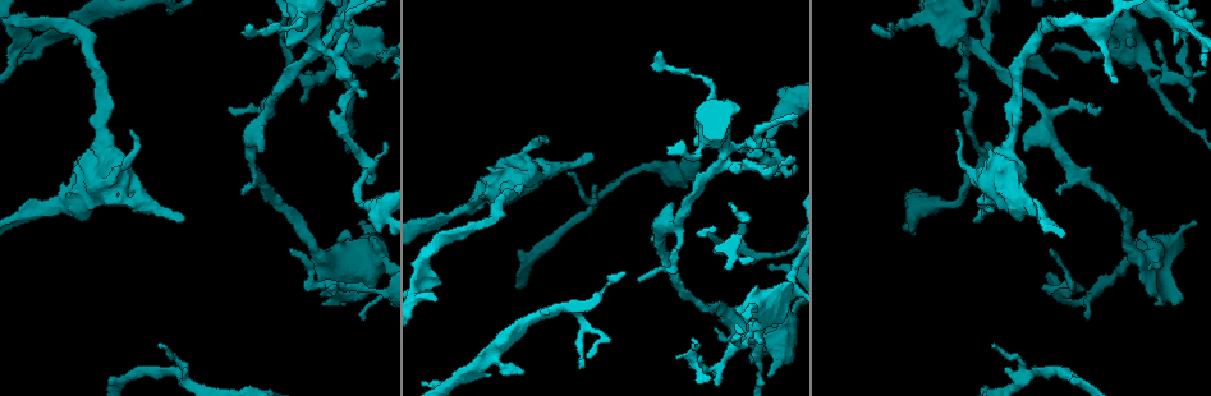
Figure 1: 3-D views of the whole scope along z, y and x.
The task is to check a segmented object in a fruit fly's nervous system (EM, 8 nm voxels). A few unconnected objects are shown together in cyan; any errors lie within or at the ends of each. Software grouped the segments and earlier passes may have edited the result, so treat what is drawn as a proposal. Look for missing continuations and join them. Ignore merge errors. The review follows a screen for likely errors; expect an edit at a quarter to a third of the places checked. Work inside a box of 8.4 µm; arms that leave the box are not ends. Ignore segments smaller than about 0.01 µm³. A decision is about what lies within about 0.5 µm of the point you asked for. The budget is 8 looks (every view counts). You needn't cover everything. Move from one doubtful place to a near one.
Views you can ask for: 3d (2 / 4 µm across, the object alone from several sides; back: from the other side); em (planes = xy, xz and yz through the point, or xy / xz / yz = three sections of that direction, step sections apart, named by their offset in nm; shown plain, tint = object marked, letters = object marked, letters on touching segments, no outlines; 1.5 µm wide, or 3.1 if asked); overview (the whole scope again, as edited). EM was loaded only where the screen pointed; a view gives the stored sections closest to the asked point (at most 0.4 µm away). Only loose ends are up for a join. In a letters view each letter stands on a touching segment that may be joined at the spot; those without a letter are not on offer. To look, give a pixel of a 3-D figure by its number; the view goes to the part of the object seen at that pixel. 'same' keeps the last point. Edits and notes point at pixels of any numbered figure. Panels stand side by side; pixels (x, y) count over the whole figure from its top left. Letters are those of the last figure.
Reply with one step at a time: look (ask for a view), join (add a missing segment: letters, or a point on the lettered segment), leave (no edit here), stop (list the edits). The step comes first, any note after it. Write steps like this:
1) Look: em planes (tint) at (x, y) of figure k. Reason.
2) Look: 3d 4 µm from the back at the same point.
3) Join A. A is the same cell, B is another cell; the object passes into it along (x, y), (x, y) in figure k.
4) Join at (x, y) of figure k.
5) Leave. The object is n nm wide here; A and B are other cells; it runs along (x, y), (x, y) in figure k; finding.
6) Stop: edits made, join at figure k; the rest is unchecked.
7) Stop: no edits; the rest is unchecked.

Look: 3d 2 µm at (975, 219) of figure 1. Branch stops here.

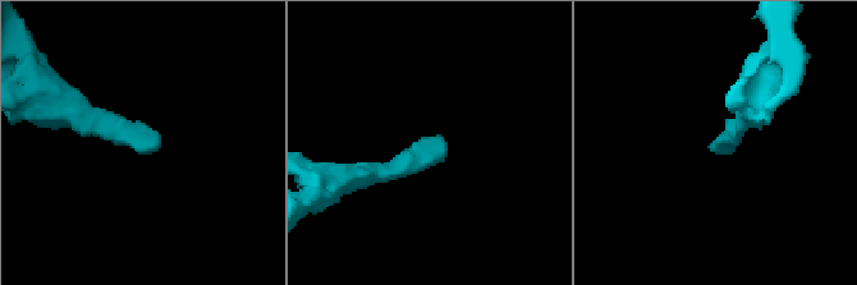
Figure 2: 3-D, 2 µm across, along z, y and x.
Look: em xy step 4 (letters) at (440, 136) of figure 2.

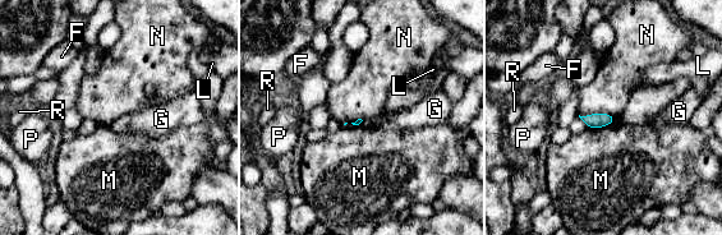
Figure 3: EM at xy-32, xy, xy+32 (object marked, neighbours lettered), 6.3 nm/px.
Look: em planes (letters) at the same point.

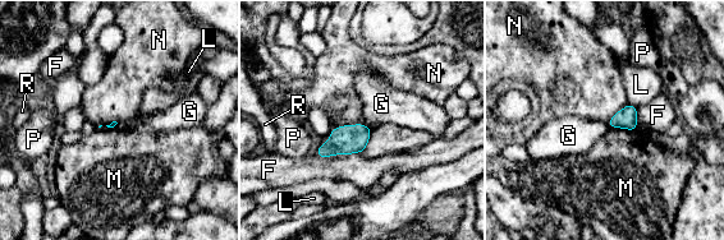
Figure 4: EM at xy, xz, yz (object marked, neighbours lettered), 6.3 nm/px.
Leave. F, G, L, M, N, P and R are other cells; a border runs along (337, 127), (365, 124), (370, 129) in figure 4; no lettered segment goes on from it.

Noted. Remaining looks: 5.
Look: 3d 4 µm from the back at (160, 348) of figure 1. Free end.

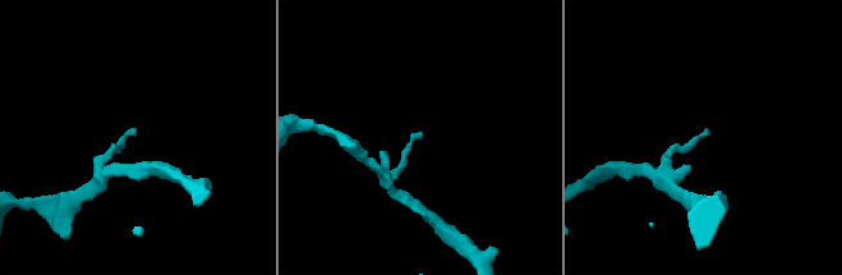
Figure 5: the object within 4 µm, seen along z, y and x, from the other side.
Look: em yz step 4 (tint) at (135, 134) of figure 5.

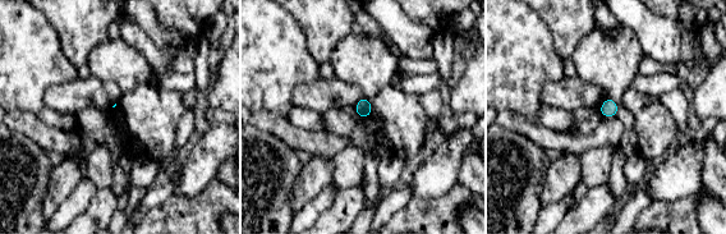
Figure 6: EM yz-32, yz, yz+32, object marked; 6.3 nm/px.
Look: em yz step 4 (letters) at the same point.

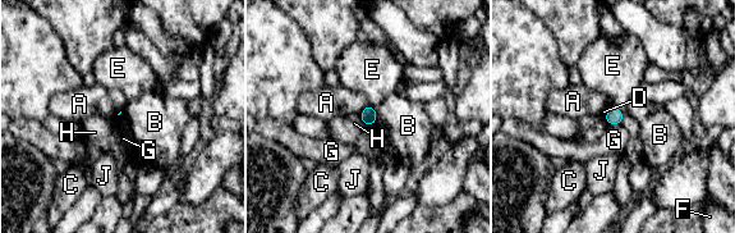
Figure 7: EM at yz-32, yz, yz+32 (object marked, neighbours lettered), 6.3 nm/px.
Leave. A, B, C, D, E, F, G, H and J are other cells; a border runs along (373, 108), (376, 122) in figure 7; no lettered segment goes on from it.

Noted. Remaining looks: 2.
Look: em xy step 4 (letters) at (330, 43) of figure 1. Stops while still wide.

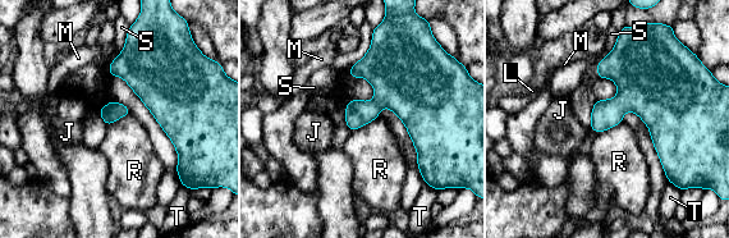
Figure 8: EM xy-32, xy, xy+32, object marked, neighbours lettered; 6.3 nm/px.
Look: em planes (letters) at the same point. Cut it another way.

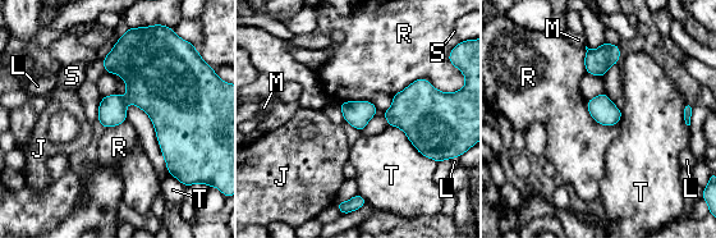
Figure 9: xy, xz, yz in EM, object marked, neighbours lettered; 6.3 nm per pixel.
Leave. J, L, M, R, S and T are other cells; none of them fits.

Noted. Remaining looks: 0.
Stop: no edits; the rest is unchecked.

